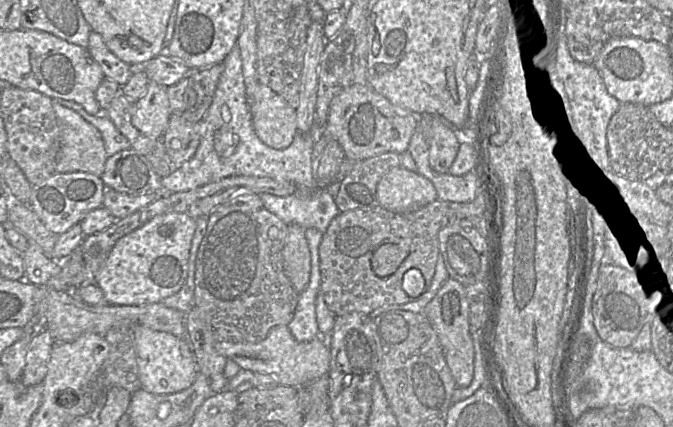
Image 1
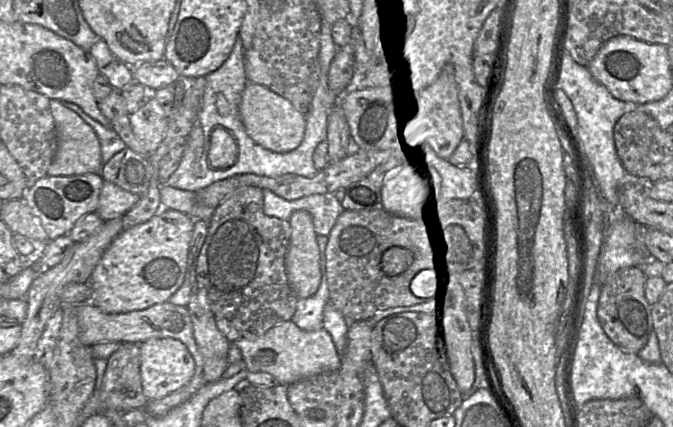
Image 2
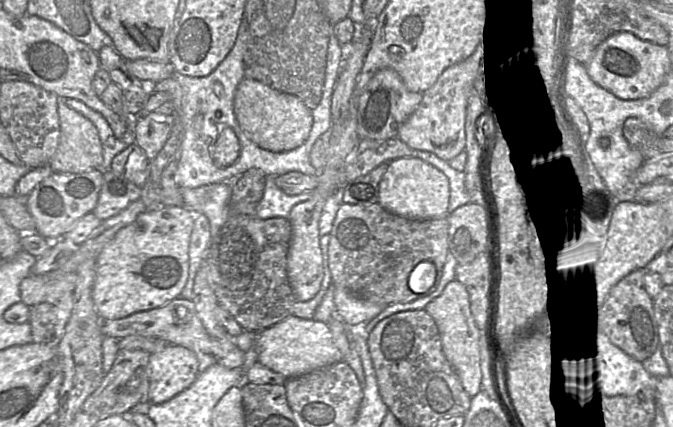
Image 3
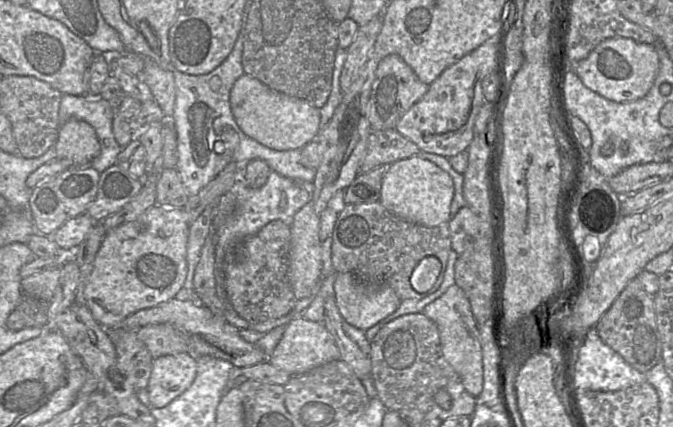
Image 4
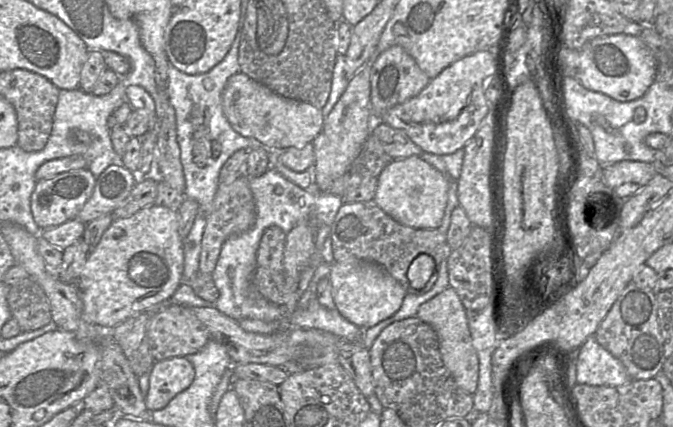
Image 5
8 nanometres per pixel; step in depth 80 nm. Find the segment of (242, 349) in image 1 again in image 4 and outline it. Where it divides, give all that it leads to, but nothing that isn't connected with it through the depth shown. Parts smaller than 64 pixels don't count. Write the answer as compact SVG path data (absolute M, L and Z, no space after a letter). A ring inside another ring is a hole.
M300 316L294 317L286 326L268 362L287 372L290 376L304 374L326 363L340 360L340 352L323 323L313 322Z

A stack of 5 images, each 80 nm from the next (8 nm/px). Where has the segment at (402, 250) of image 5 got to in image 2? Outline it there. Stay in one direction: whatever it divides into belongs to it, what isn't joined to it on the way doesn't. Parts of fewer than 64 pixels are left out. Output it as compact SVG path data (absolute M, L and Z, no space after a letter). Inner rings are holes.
M446 205L436 212L419 218L405 218L391 214L382 207L371 210L343 210L337 217L328 237L325 249L325 268L329 289L329 302L350 322L368 320L377 311L397 306L412 306L425 299L417 298L410 291L412 278L421 270L427 270L432 278L432 285L437 288L444 262L447 256L447 234L455 221L459 207ZM390 247L403 247L413 256L412 263L395 276L385 274L380 266L384 251Z

